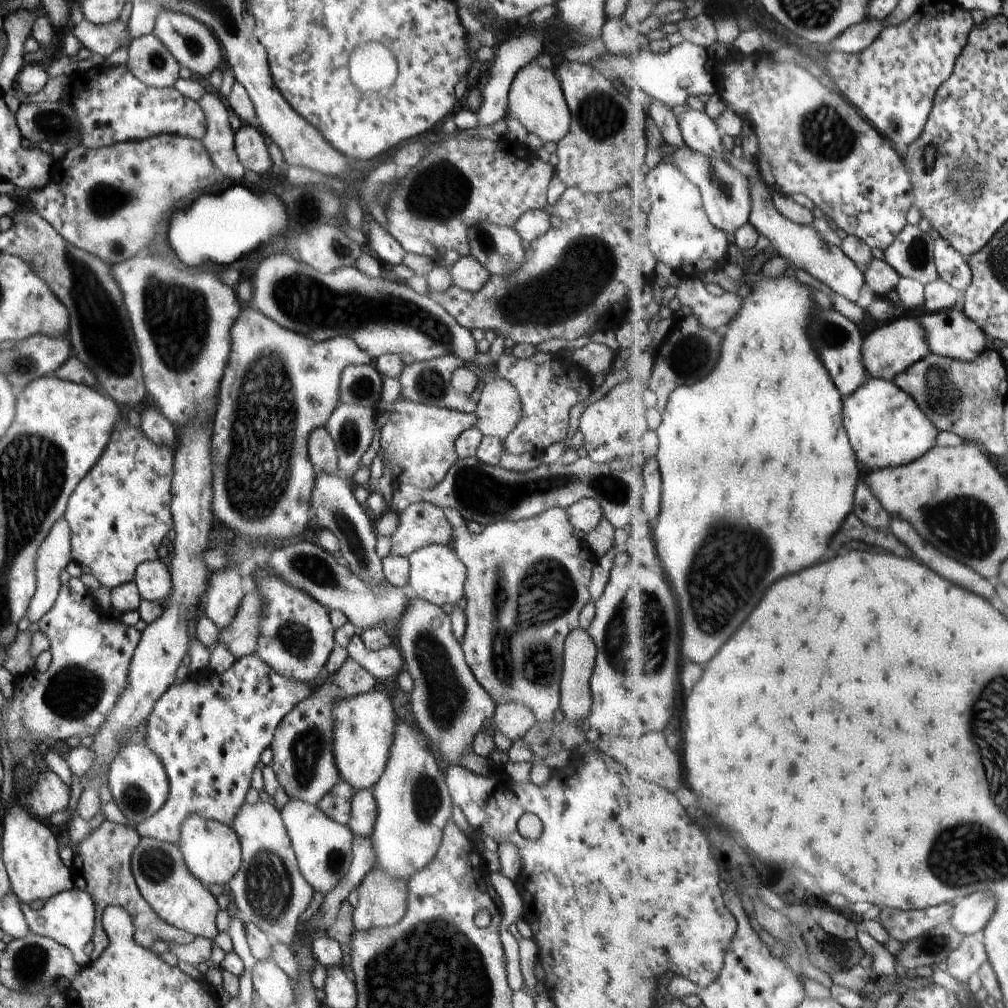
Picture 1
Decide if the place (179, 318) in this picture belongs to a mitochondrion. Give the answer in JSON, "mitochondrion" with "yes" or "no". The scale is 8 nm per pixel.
{"mitochondrion":"yes"}

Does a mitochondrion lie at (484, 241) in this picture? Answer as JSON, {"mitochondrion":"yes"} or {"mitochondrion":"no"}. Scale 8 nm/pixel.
{"mitochondrion":"yes"}

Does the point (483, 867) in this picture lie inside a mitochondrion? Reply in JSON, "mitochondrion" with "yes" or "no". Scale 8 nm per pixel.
{"mitochondrion":"no"}

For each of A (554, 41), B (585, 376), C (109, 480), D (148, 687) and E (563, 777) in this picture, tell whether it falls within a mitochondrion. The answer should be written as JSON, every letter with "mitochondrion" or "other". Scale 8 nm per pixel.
{"A":"other","B":"other","C":"other","D":"other","E":"other"}

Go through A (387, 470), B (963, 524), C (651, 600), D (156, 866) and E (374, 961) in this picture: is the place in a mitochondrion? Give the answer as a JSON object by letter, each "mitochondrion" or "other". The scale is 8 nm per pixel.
{"A":"other","B":"mitochondrion","C":"other","D":"mitochondrion","E":"mitochondrion"}

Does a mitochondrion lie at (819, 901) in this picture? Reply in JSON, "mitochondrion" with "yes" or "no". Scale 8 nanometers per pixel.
{"mitochondrion":"no"}

